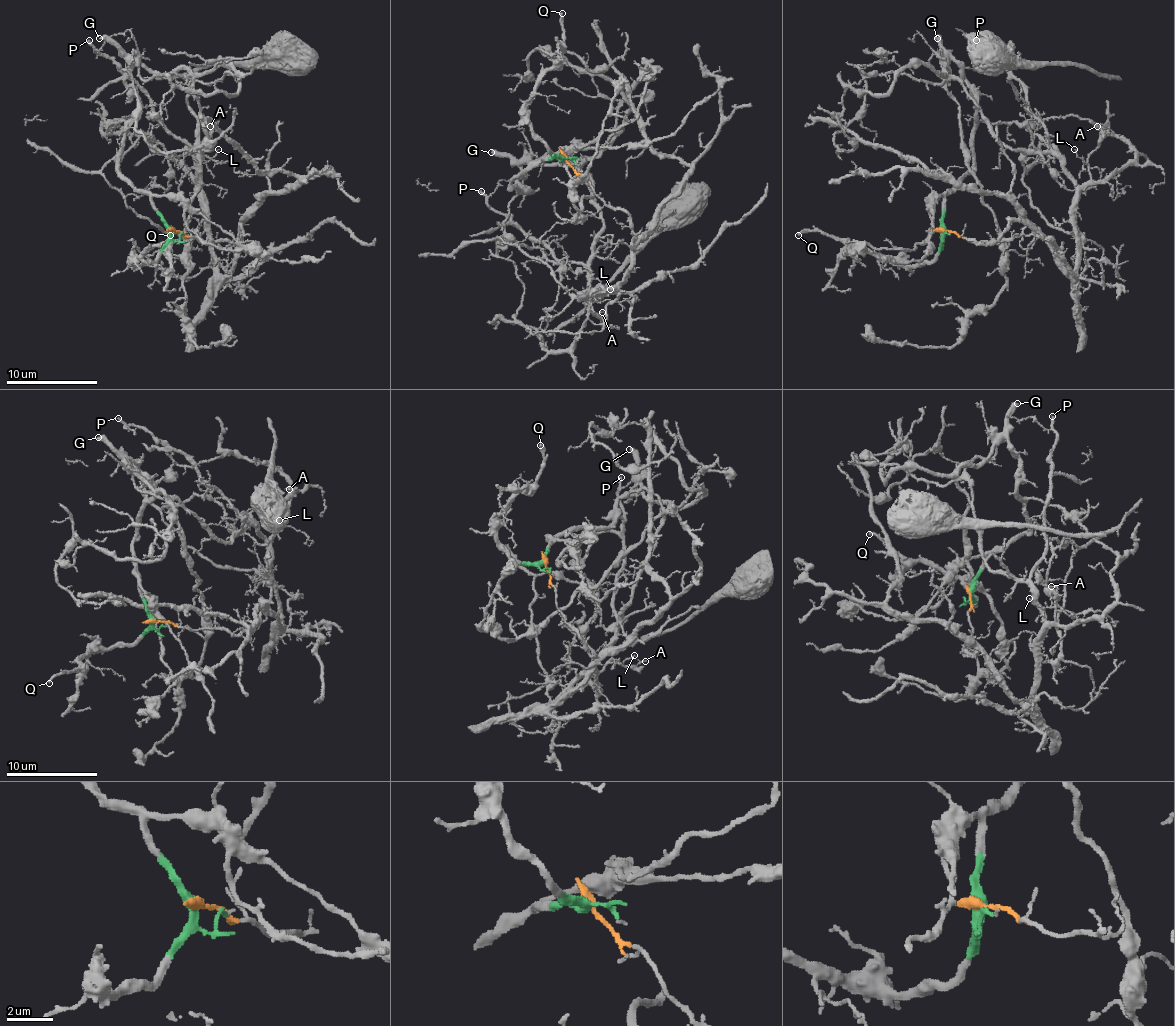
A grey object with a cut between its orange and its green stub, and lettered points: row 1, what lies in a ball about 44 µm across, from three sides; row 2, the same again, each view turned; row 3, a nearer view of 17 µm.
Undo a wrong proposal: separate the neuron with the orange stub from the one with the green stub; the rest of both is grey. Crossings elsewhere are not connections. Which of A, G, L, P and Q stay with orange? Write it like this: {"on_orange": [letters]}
{"on_orange": ["A", "L", "P"]}

